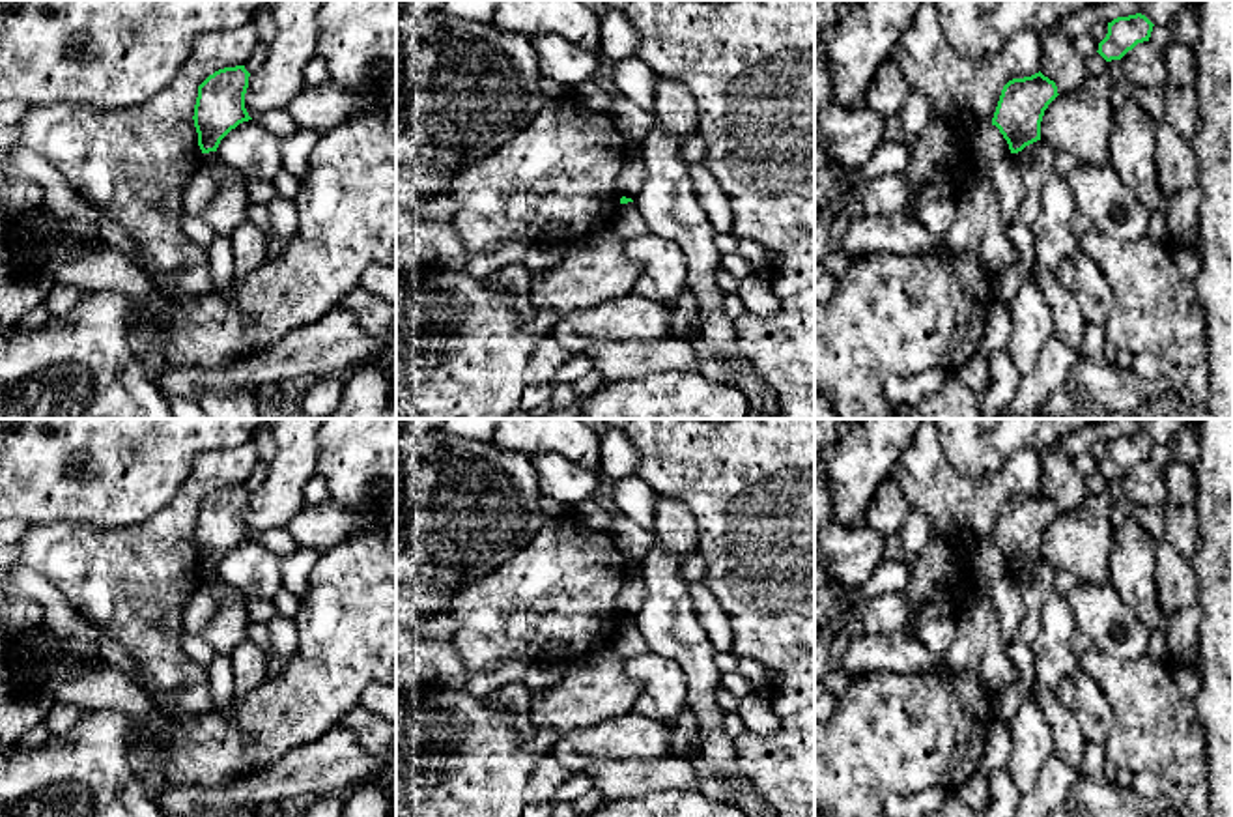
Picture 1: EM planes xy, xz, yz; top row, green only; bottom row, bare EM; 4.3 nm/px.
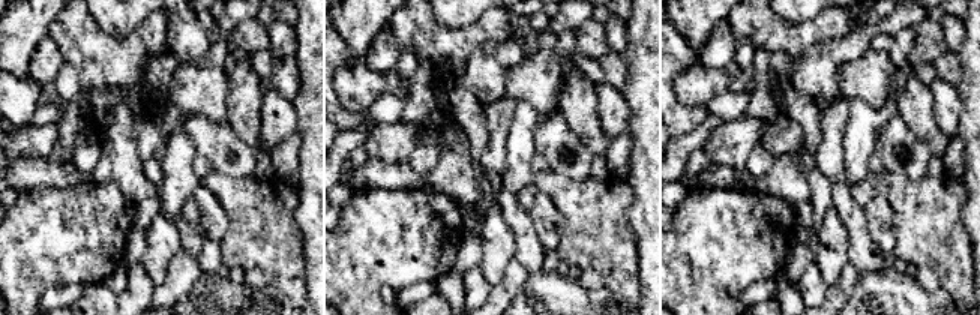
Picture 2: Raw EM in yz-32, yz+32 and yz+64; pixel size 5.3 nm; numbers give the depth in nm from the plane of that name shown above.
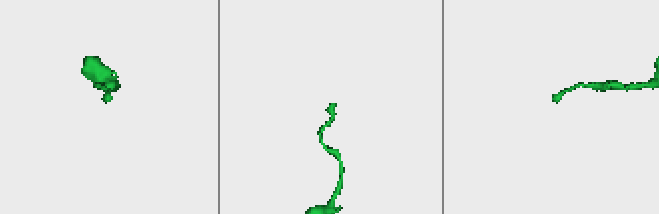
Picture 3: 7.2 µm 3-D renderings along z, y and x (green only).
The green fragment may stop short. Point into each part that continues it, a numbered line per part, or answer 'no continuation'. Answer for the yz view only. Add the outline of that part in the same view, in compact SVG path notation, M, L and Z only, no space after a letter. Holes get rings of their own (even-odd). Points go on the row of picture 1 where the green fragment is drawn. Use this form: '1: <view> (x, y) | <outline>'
no continuation

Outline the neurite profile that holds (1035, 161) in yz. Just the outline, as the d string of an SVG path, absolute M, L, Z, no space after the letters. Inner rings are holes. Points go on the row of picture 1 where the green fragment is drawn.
M1037 140L1014 153L1018 172L1024 179L1026 196L1013 221L1028 226L1035 226L1041 213L1041 191L1054 168L1056 151L1044 142Z

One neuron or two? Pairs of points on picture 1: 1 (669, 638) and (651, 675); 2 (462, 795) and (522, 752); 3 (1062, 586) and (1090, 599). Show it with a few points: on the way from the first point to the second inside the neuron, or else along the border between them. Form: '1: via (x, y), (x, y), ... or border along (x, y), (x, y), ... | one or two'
1: border along (649, 651), (669, 657), (679, 666), (688, 688) | two
2: via (477, 780), (496, 761), (507, 759) | one
3: border along (1080, 582), (1069, 591), (1069, 606), (1078, 630) | two

